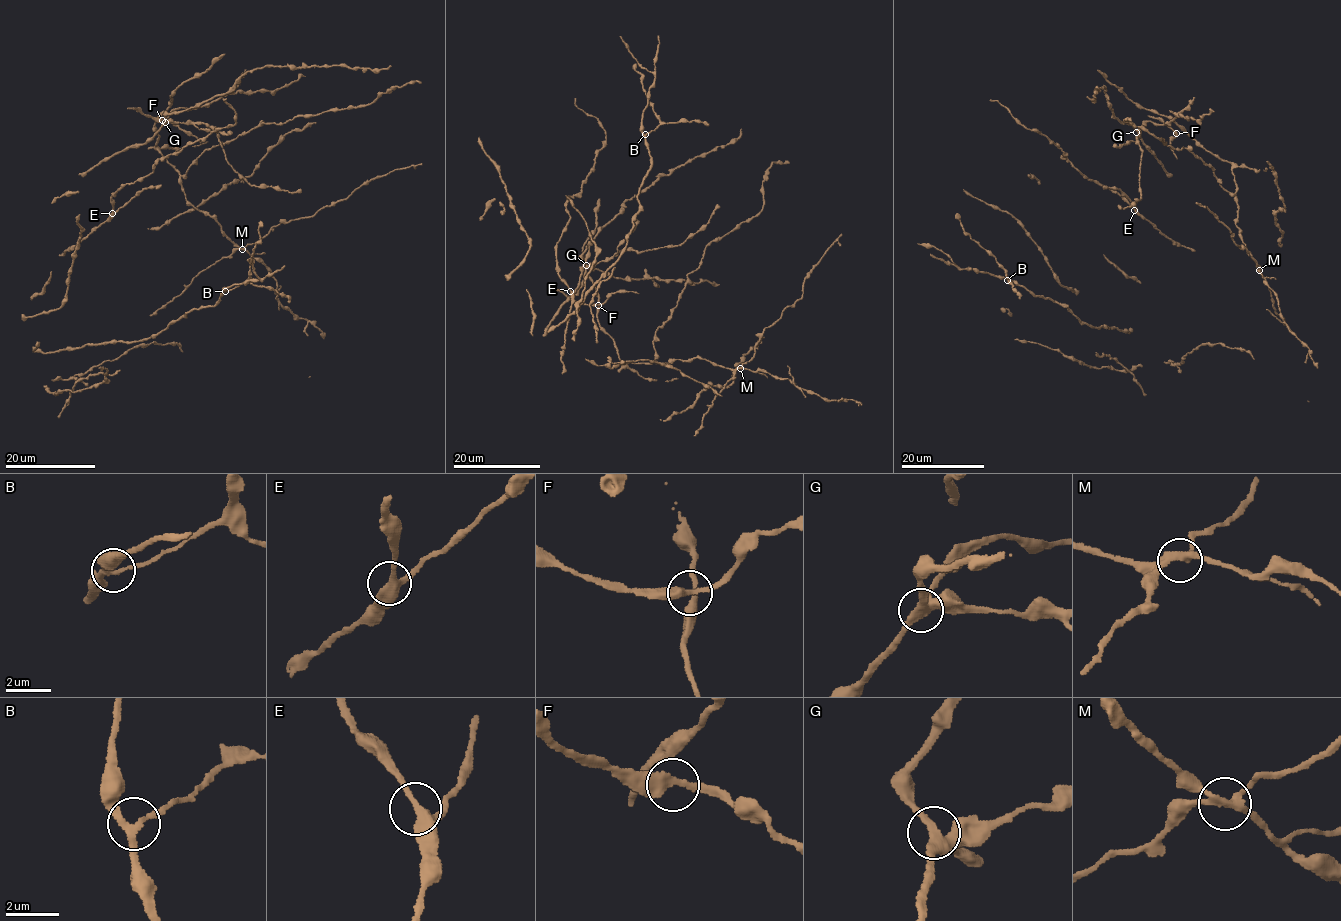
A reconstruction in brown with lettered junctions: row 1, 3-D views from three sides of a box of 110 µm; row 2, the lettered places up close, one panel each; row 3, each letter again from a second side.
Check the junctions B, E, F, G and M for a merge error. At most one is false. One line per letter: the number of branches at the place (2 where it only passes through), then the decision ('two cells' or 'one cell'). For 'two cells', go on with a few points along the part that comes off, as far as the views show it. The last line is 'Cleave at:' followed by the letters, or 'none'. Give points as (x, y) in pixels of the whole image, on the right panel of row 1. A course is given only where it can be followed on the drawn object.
B: 3 branches meet; one cell
E: 3 branches meet; one cell
F: 3 branches meet; one cell
G: 4 branches meet; one cell
M: 4 branches meet; two cells; foreign part runs (1259, 270), (1257, 262), (1245, 248), (1237, 246), (1230, 236), (1231, 232), (1214, 214), (1195, 202)
Cleave at: M

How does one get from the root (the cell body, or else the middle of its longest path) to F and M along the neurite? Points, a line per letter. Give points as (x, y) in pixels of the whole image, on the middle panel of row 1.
F: (716, 396), (736, 369), (699, 358), (676, 359), (664, 364), (623, 364), (614, 340), (599, 325), (598, 305)
M: (716, 396), (740, 369)

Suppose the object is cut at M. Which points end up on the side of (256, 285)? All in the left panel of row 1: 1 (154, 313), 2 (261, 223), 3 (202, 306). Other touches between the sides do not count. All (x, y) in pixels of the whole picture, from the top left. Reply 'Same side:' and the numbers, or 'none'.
Same side: 2, 3

